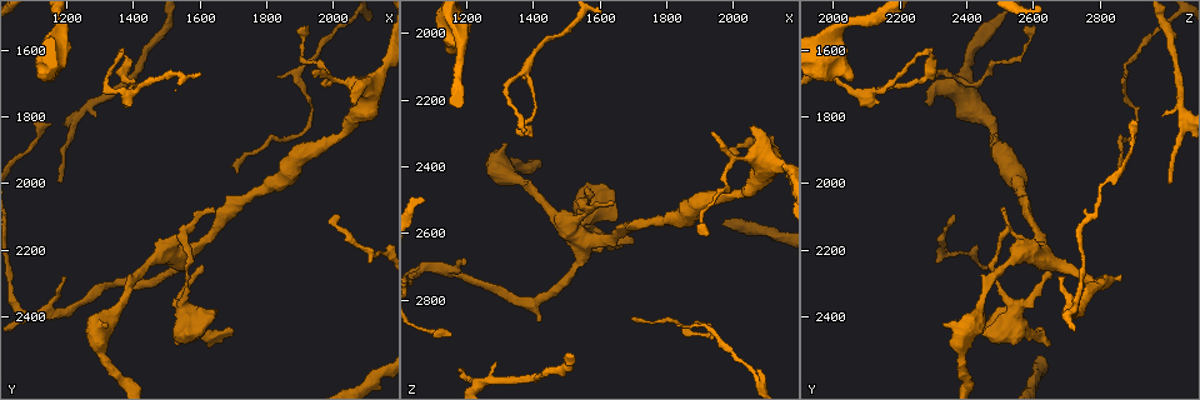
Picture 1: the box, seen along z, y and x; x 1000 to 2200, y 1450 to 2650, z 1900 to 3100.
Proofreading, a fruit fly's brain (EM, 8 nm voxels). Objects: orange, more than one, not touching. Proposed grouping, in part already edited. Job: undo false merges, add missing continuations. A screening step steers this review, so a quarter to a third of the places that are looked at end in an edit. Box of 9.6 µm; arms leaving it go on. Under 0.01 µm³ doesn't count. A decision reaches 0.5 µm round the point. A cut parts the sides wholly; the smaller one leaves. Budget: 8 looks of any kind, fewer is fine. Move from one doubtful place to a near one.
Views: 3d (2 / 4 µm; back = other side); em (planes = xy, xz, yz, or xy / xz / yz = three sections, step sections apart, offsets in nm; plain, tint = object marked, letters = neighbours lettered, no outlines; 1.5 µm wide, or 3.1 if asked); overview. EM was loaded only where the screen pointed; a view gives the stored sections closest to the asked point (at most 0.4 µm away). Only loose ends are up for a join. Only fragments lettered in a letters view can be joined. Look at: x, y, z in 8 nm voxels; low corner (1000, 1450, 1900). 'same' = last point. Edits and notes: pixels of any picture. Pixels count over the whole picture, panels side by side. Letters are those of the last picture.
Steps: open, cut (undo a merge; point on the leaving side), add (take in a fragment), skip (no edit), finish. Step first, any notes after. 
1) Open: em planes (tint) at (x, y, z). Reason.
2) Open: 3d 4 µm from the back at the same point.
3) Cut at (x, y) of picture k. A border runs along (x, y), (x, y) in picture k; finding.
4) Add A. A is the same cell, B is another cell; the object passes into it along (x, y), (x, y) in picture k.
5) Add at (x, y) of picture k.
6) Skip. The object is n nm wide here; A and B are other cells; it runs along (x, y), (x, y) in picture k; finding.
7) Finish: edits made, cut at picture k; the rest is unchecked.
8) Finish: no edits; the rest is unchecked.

Open: em xz step 8 (letters) at (1660, 2390, 2550). Thick end.

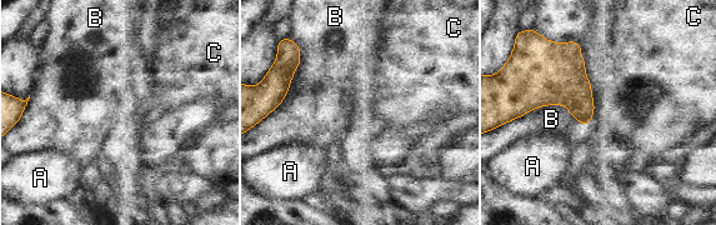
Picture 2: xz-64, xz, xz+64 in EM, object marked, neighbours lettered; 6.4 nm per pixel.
Open: em yz step 4 (letters) at the same point. Another direction.

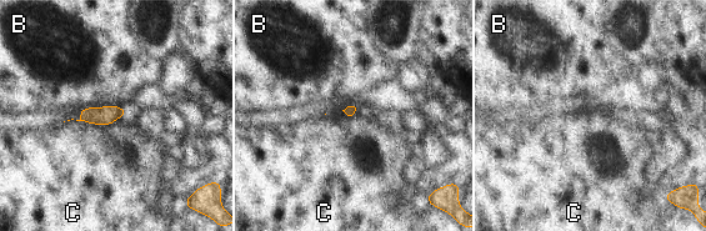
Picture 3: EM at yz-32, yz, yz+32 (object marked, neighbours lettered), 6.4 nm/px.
Skip. B and C are other cells; none of them fits.

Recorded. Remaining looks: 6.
Open: em planes (letters) at (2070, 1760, 2270).

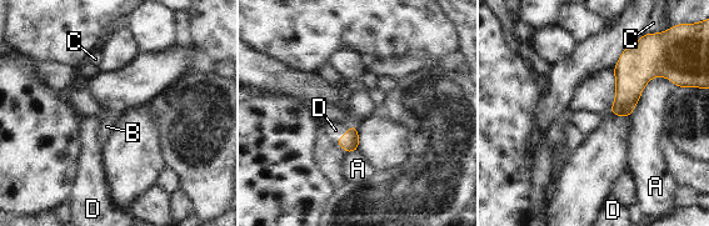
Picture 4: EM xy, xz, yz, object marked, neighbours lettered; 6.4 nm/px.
Add at (335, 130) of picture 4. D is the same cell, A, B and C are other cells; the object passes into it along (349, 141), (344, 134), (335, 130) in picture 4; it goes on there.

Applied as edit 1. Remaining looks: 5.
Open: em yz step 8 (letters) at (1190, 2000, 3010). Branch stops here.

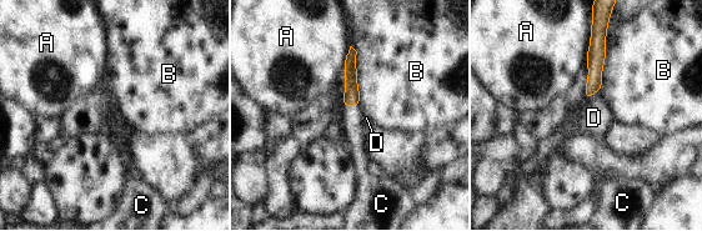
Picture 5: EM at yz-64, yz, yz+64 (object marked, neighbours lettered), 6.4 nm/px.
Open: em planes (letters) at the same point.

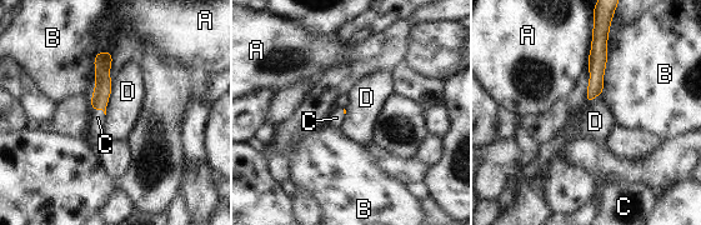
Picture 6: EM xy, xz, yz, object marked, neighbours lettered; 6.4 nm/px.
Add at (98, 118) of picture 6. C is the same cell, A, B and D are other cells; the object passes into it along (103, 85), (99, 109), (98, 118) in picture 6; the neuron continues.

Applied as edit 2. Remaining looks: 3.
Finish: edits made, add at picture 4, add at picture 6; the rest is unchecked.

